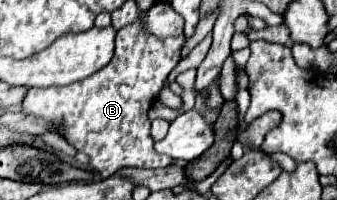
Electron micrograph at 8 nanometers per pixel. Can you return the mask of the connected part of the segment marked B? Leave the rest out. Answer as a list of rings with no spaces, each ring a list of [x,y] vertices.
[[[140,25],[122,27],[116,33],[116,53],[106,67],[102,67],[92,77],[86,77],[86,79],[66,85],[66,87],[48,87],[48,89],[32,87],[32,89],[28,89],[26,97],[22,99],[22,113],[34,115],[52,127],[58,127],[56,131],[60,131],[62,137],[76,151],[82,151],[90,157],[90,167],[96,169],[102,175],[102,179],[114,175],[118,169],[124,169],[124,167],[152,169],[168,167],[172,163],[172,159],[168,155],[158,155],[152,149],[154,139],[150,137],[148,109],[152,107],[160,89],[164,87],[168,73],[180,61],[182,43],[184,43],[184,37],[168,37],[168,39],[148,37],[144,33],[144,29],[140,29]]]

